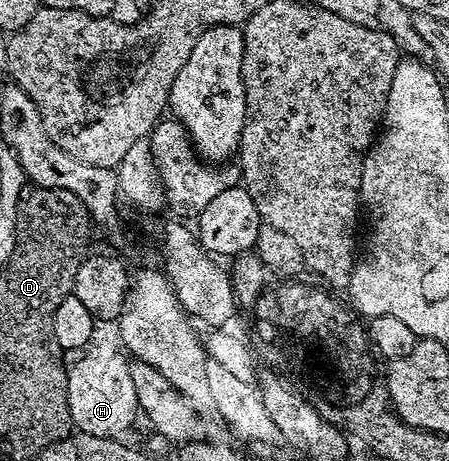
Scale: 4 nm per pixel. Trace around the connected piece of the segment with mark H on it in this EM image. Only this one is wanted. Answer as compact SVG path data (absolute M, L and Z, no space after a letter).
M88 348L75 365L68 368L66 402L72 426L80 433L98 437L122 436L140 414L136 387L133 384L131 365L126 356L105 349Z

